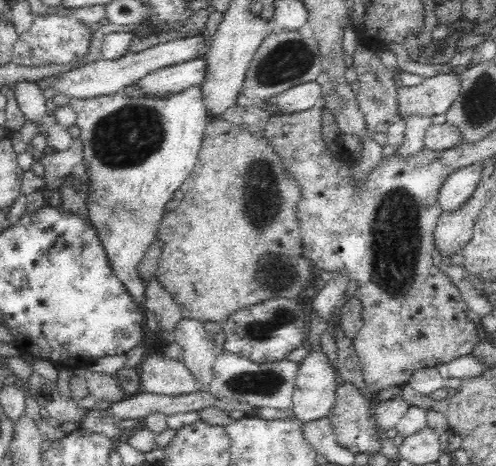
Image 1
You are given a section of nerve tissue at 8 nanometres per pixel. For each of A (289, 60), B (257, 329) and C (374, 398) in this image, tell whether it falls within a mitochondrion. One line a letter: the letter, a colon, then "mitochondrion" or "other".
A: mitochondrion
B: mitochondrion
C: other

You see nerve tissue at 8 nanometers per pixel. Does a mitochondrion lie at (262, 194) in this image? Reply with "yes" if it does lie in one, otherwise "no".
yes

